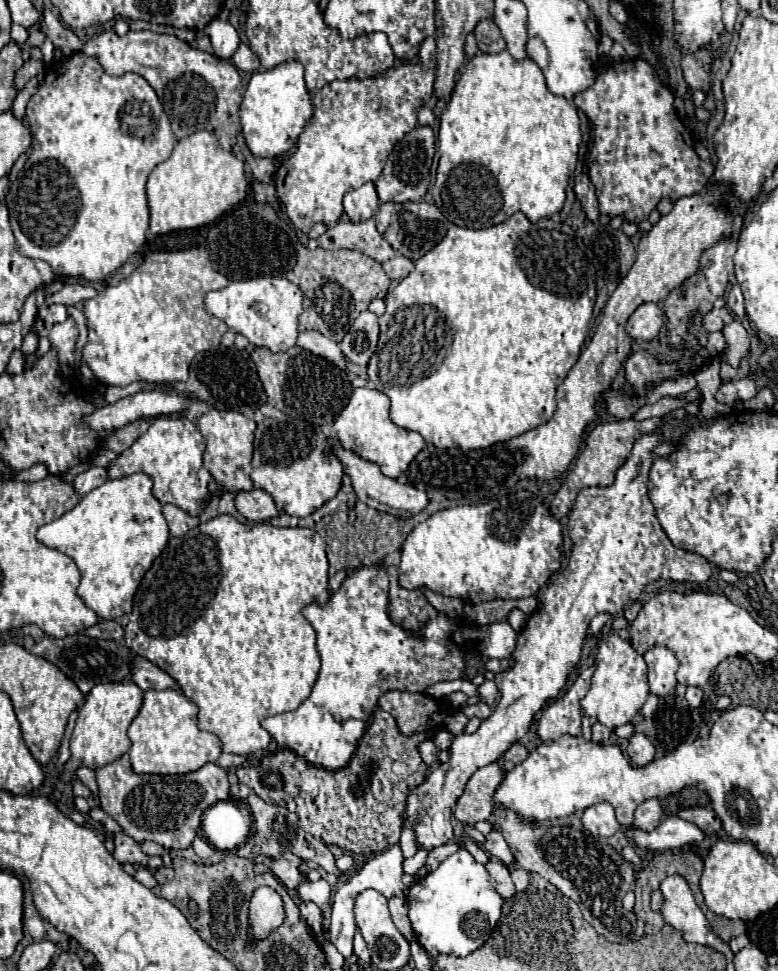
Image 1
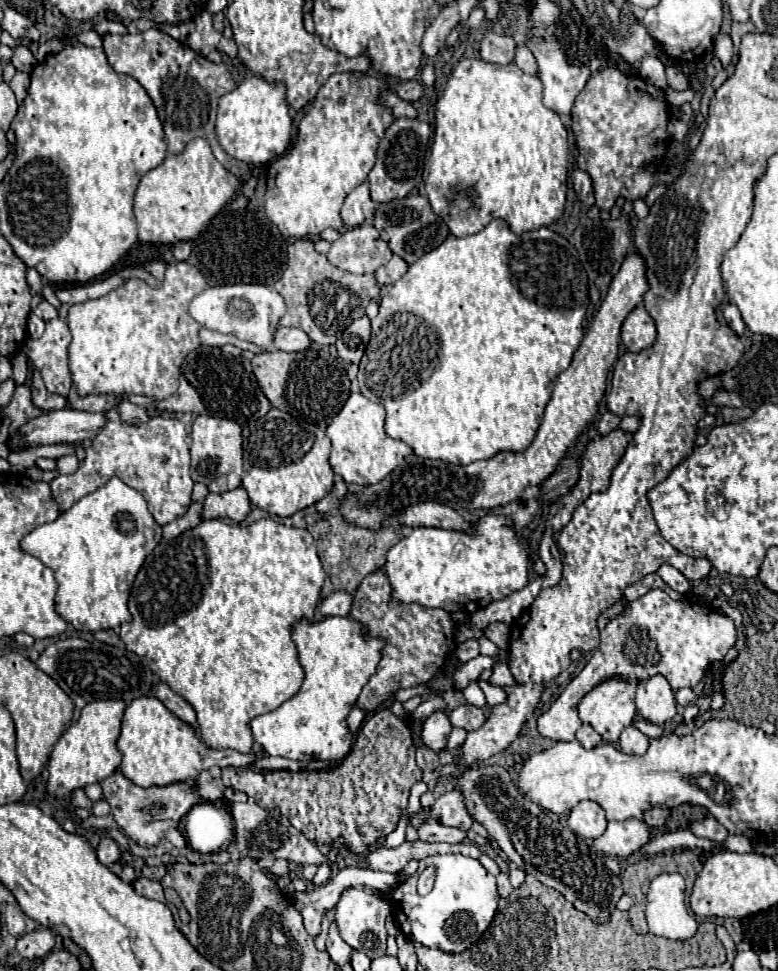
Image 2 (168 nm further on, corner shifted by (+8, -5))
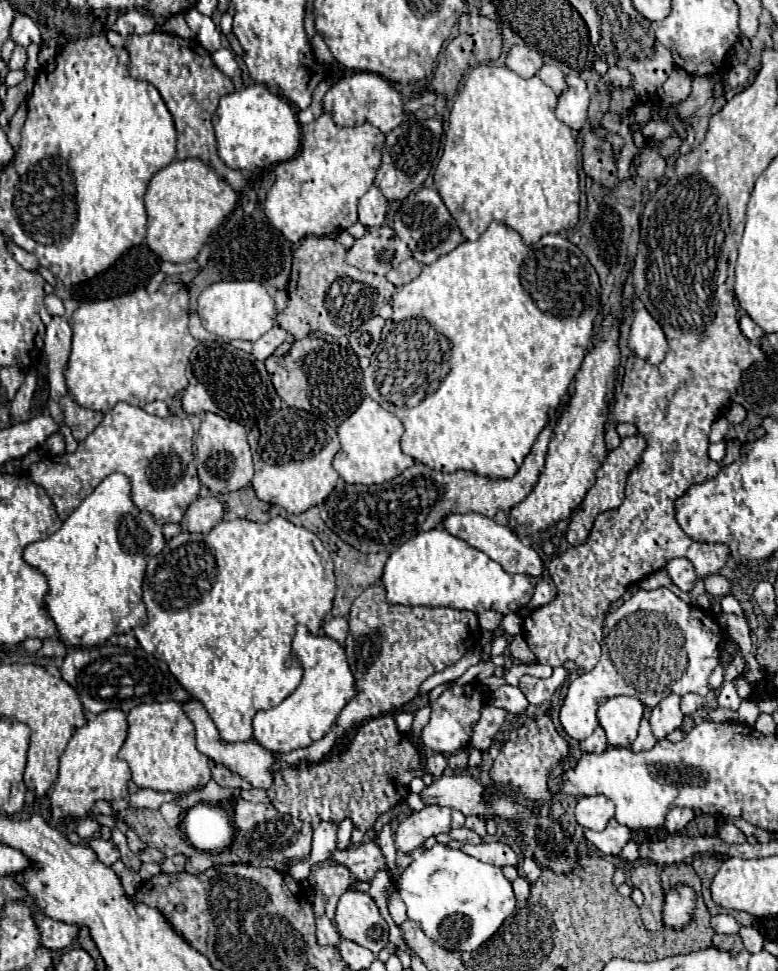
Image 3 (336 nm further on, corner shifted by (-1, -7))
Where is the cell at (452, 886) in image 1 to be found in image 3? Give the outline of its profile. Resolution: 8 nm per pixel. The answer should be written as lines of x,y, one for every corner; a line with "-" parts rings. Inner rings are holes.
436,843
430,849
420,845
414,851
410,851
410,855
412,855
412,863
398,877
396,889
406,905
408,917
414,923
418,923
424,935
430,937
440,947
454,951
474,951
500,929
500,925
508,915
514,913
516,897
512,891
512,883
502,875
500,867
478,861
476,857
470,857
442,843

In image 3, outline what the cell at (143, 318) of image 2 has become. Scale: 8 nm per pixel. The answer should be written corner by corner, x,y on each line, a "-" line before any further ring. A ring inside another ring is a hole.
162,283
158,287
158,291
150,293
146,289
136,289
132,293
126,293
126,295
120,295
120,297
114,297
114,299
104,299
104,301
90,301
90,303
84,303
80,305
76,311
74,311
74,317
72,317
72,353
70,353
70,359
68,359
68,365
64,369
64,379
66,379
66,385
68,385
68,393
72,395
72,399
84,407
84,409
92,409
92,411
110,411
118,401
126,401
134,407
144,407
146,403
150,401
156,401
156,399
162,399
162,401
172,401
172,397
188,386
187,369
190,367
190,353
192,349
198,345
198,341
188,333
188,291
182,283

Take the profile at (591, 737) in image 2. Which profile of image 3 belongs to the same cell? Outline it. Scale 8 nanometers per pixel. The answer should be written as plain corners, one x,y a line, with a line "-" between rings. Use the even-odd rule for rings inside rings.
596,727
596,731
588,739
584,739
584,747
586,747
588,753
604,753
606,747
608,747
604,729
602,727

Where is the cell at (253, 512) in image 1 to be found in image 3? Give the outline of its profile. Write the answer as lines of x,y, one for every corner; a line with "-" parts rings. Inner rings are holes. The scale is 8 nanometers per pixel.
208,495
204,499
196,499
186,511
180,521
180,527
184,531
198,531
198,533
208,533
214,525
218,525
224,517
226,505
220,503
214,495

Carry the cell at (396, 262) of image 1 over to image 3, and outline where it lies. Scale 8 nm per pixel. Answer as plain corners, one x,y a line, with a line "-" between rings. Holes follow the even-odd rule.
410,257
410,259
402,261
398,267
390,269
386,277
388,277
390,283
394,283
396,287
400,287
400,285
406,285
412,279
416,279
420,275
420,271
422,271
422,263
418,263
414,257

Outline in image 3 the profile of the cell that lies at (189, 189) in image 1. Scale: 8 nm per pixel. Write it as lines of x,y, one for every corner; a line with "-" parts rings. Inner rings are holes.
200,159
172,161
160,169
148,183
146,211
148,211
148,247
162,259
172,263
192,261
206,245
208,237
232,213
236,205
236,191
216,171

